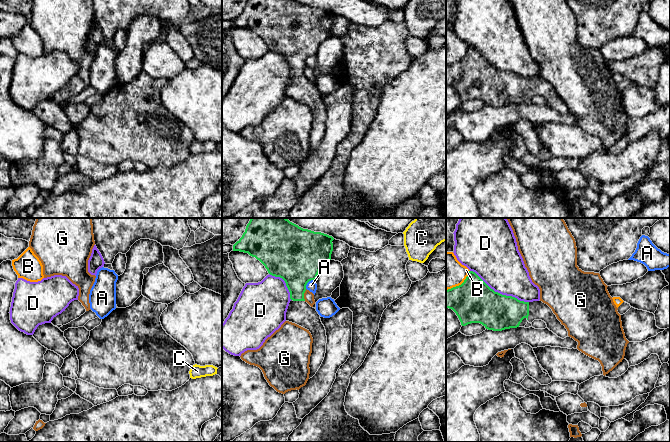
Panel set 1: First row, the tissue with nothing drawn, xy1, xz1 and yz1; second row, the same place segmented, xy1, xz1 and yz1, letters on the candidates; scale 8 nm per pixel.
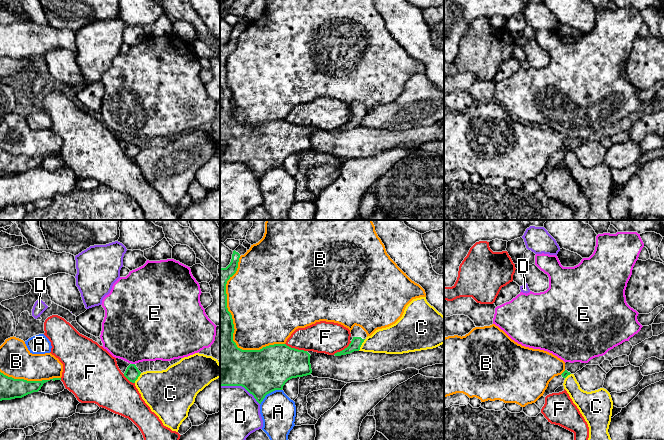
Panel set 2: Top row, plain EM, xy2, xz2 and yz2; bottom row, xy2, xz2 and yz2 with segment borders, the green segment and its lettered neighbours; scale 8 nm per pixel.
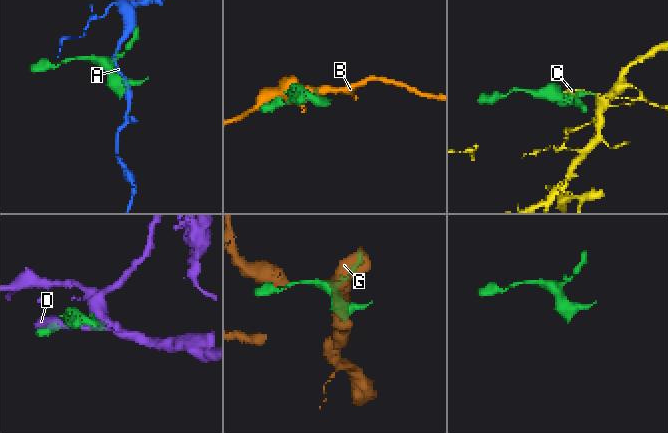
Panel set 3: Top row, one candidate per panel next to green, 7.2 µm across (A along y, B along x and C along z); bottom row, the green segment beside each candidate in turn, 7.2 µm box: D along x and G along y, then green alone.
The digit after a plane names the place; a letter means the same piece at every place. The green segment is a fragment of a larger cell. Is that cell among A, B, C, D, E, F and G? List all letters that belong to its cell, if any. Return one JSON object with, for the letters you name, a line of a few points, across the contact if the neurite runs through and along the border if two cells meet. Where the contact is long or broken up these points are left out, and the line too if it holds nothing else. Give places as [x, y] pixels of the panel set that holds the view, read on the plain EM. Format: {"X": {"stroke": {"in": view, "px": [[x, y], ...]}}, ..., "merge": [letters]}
{"merge": []}

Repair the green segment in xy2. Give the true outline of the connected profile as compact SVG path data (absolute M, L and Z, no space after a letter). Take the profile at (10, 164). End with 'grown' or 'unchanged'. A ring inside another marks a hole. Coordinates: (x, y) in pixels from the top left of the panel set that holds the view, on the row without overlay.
M0 148L0 177L22 174L33 168L38 168L44 159L50 156L27 157L14 155Z; unchanged

